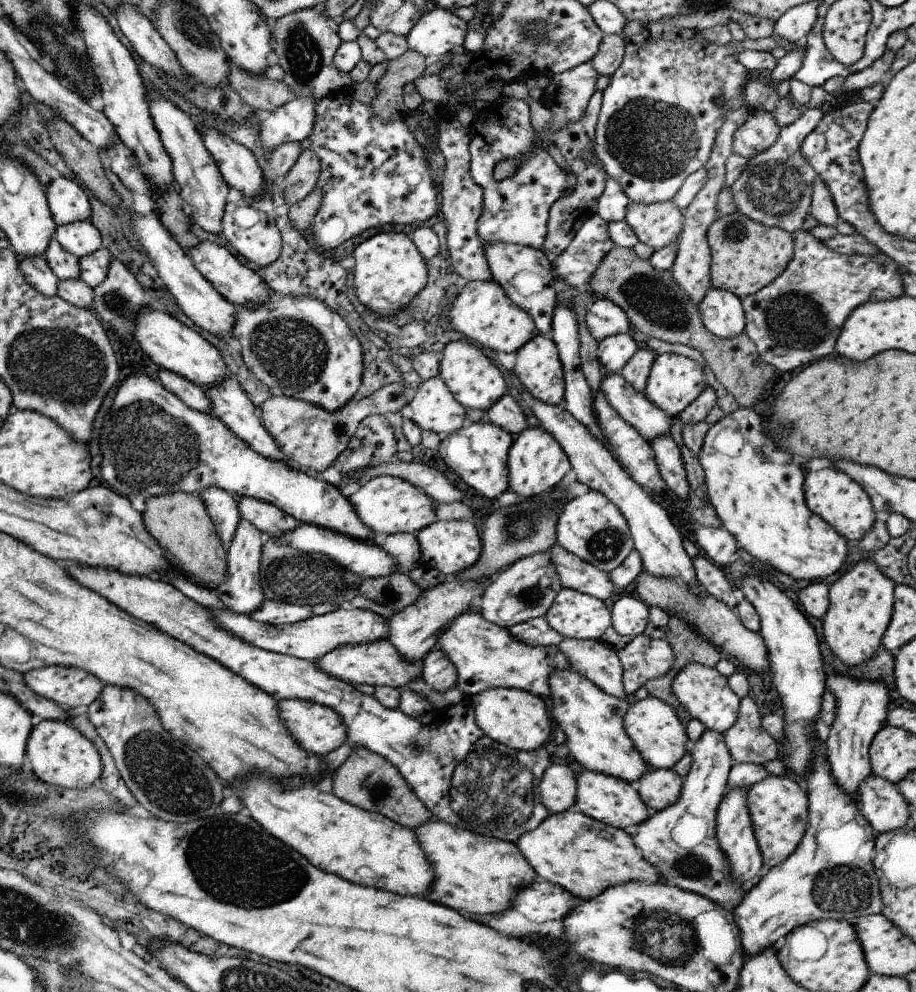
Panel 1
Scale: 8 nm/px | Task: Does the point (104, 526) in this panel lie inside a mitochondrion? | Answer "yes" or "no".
no

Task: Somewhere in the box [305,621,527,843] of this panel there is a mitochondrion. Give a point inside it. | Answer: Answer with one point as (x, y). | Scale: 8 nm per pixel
(377, 787)

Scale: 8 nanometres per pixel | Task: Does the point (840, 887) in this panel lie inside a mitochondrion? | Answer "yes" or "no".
yes

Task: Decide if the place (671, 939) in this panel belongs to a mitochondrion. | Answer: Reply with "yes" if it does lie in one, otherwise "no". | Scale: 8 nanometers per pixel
yes

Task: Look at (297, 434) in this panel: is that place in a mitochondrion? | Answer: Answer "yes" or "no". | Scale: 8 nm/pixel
no

